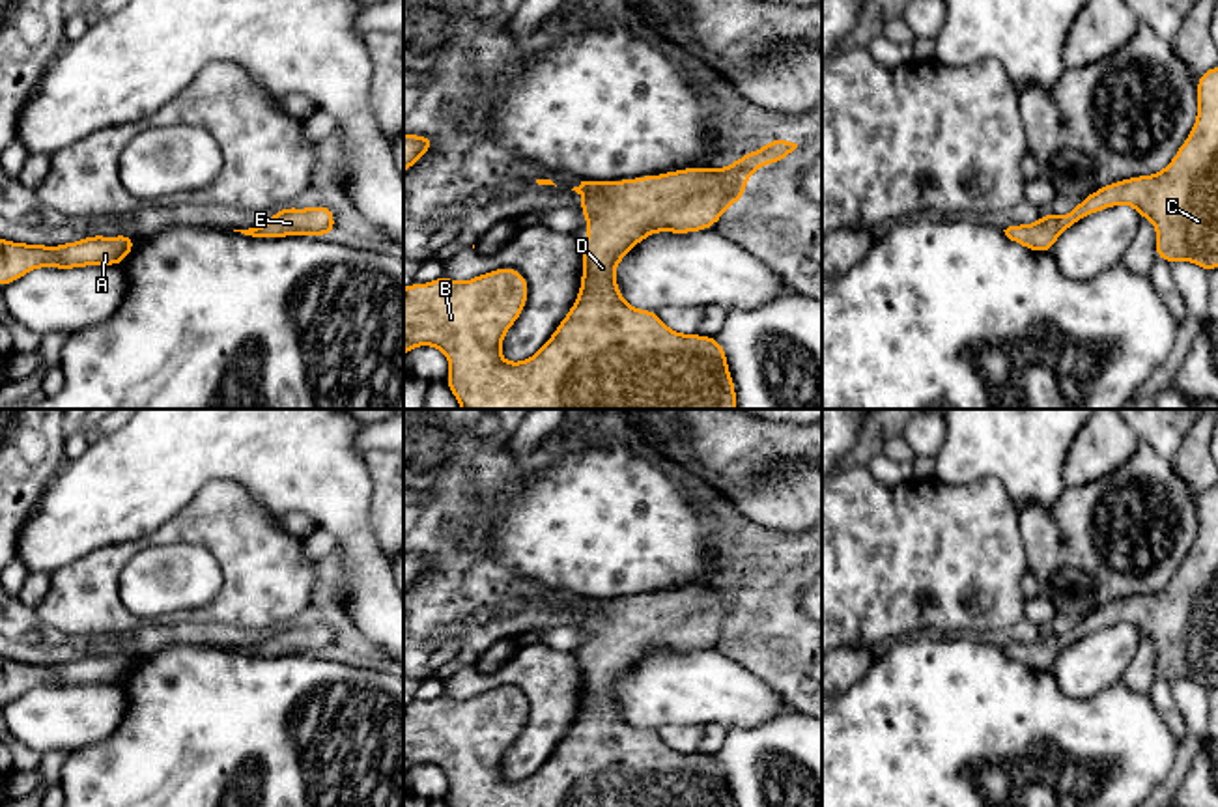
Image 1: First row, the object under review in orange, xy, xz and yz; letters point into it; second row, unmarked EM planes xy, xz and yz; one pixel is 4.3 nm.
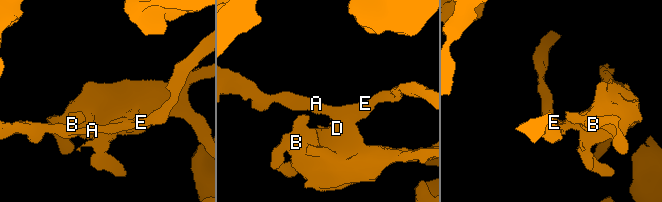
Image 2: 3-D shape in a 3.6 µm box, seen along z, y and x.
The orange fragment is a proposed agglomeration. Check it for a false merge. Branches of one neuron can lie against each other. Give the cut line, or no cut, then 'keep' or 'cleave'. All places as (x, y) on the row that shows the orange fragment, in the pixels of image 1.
no cut; keep

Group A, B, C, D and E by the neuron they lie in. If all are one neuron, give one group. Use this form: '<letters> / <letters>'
A B C D E

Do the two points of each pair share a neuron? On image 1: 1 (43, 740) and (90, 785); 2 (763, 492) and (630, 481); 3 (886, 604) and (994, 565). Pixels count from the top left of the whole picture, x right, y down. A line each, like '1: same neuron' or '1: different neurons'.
1: different neurons
2: different neurons
3: same neuron

